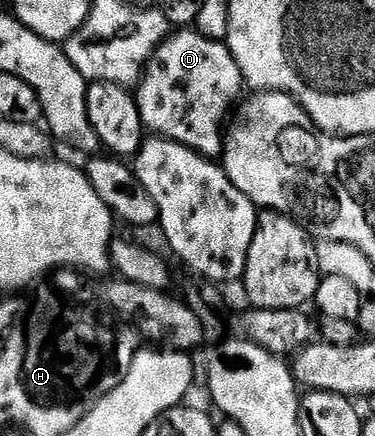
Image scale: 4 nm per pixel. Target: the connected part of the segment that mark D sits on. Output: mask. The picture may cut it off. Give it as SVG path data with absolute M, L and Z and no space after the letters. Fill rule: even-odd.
M176 30L157 46L156 53L145 64L144 75L140 77L134 95L138 114L149 133L178 142L200 156L216 158L224 150L226 117L233 105L241 99L240 91L245 91L245 88L242 70L238 70L238 62L234 62L234 54L227 43L206 38L195 30Z

